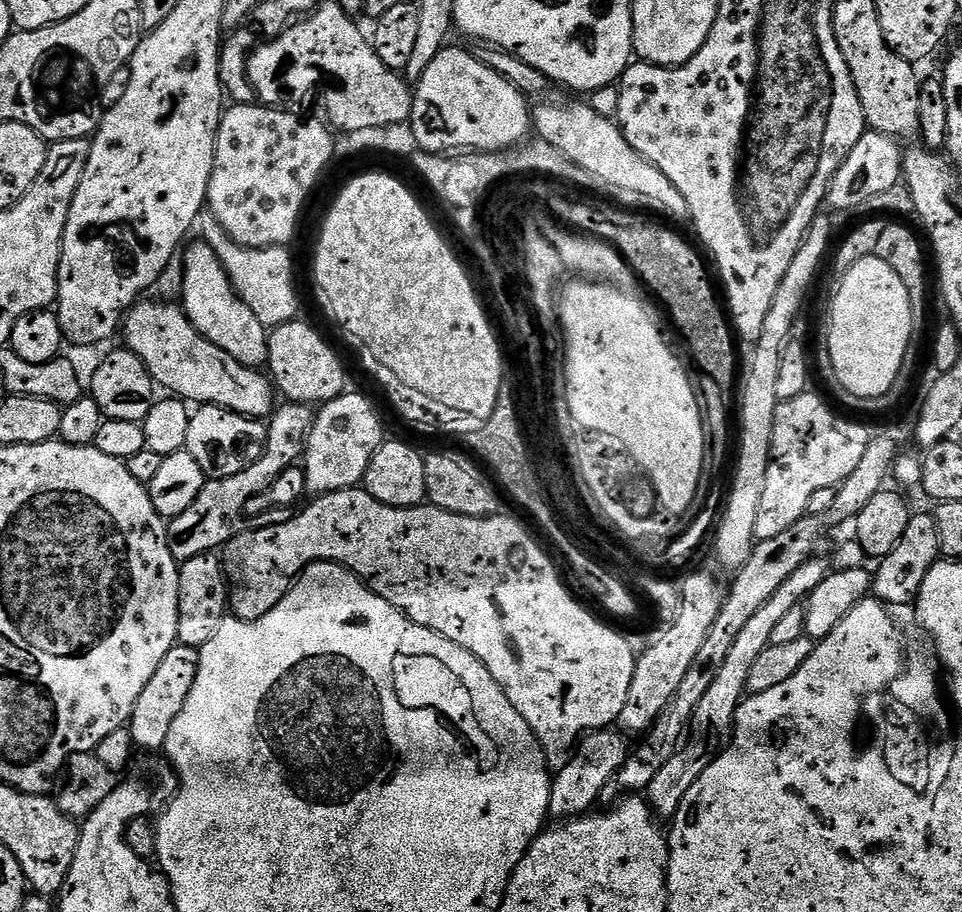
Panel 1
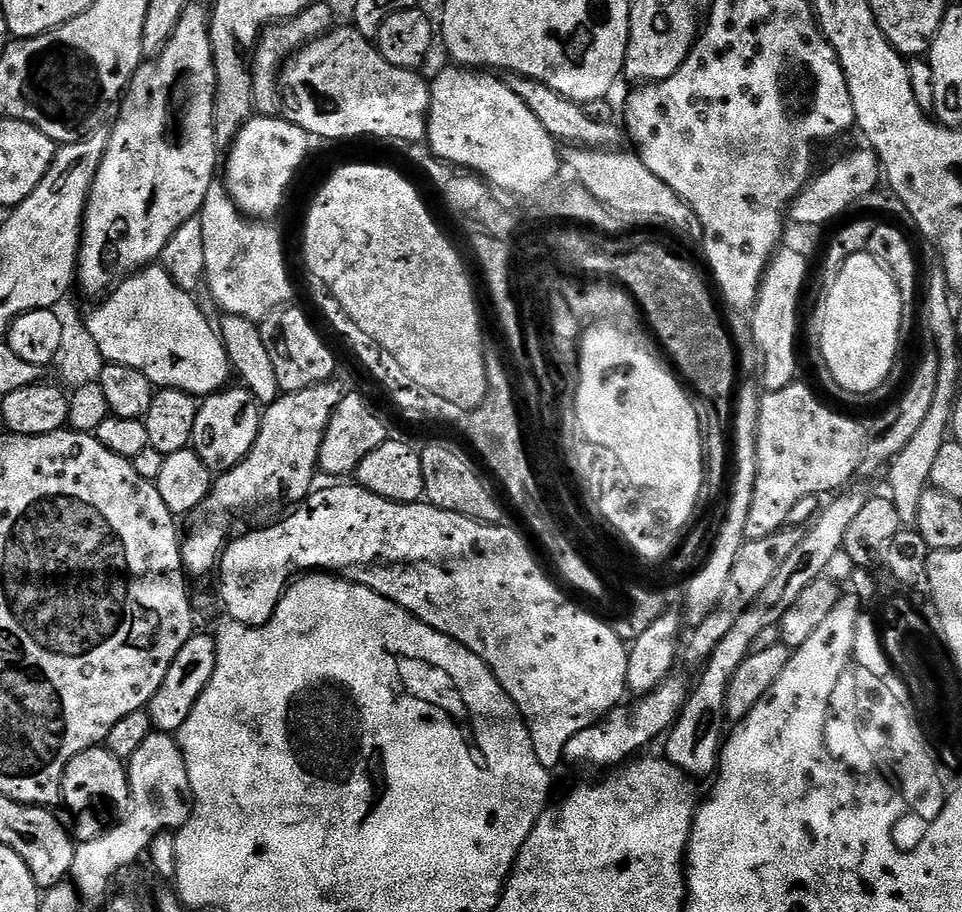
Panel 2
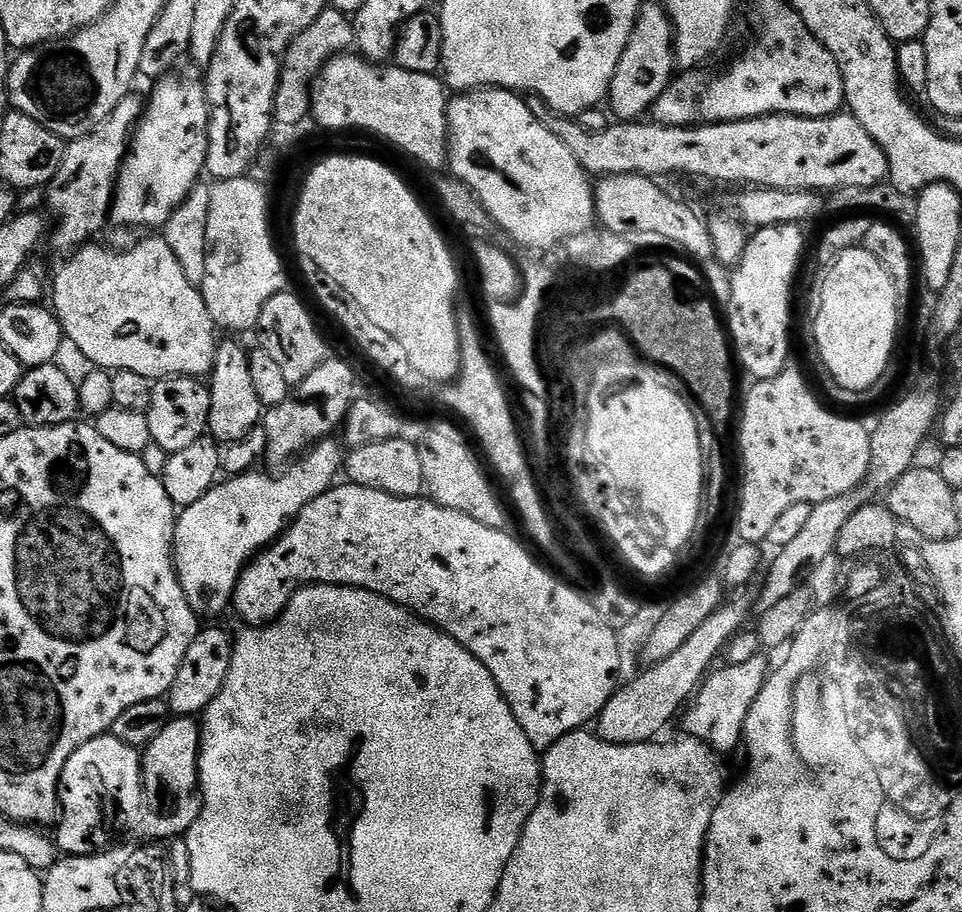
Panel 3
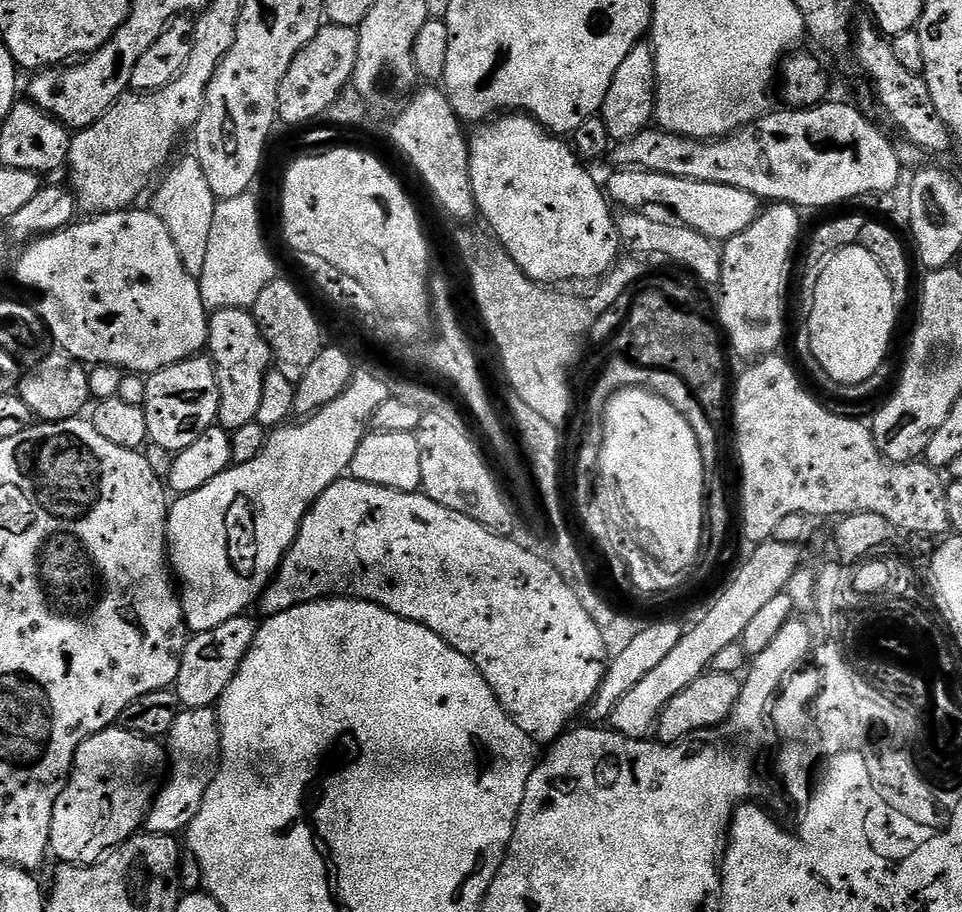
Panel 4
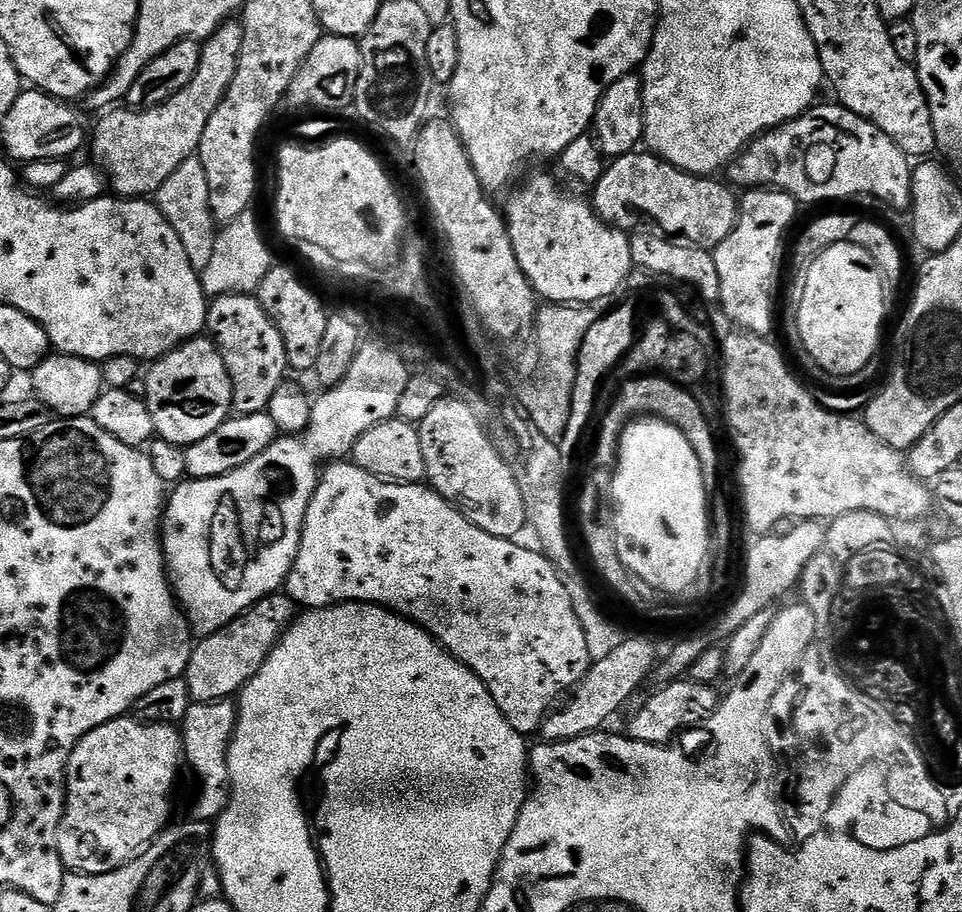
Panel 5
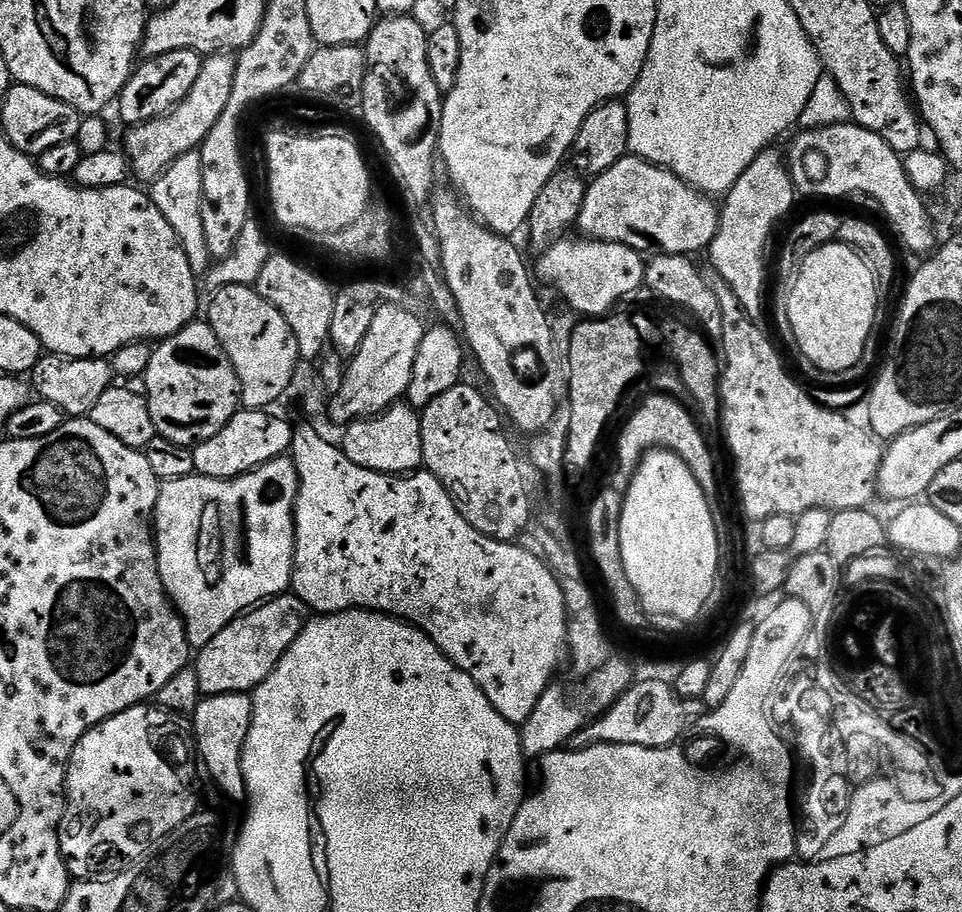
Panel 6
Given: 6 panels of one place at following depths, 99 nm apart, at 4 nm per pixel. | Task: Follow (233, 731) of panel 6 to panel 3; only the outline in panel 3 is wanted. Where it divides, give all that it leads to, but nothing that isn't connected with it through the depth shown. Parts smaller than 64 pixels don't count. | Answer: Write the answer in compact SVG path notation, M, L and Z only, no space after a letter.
M176 716L142 752L145 785L160 784L160 797L152 809L139 817L140 832L145 841L165 842L171 836L183 837L200 813L200 734L202 728L193 717Z

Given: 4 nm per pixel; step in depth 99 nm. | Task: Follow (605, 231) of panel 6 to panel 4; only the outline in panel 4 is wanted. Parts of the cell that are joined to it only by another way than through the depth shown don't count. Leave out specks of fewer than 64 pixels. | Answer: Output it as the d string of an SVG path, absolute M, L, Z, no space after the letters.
M620 168L616 170L616 173L609 178L608 184L606 183L606 195L613 205L621 204L621 209L630 212L644 212L648 208L665 208L666 211L673 212L677 216L673 217L683 227L692 228L713 242L723 242L742 234L742 230L746 230L746 226L753 224L762 211L761 200L746 190L734 190L734 186L718 186L710 182L674 178L666 174L647 172L641 168Z

